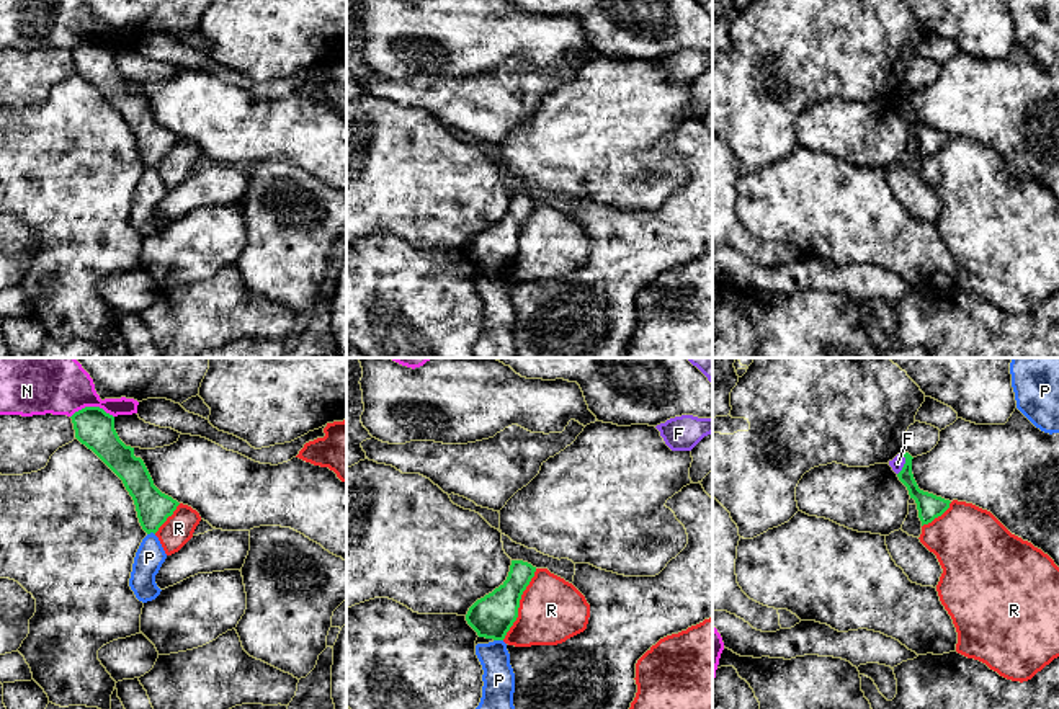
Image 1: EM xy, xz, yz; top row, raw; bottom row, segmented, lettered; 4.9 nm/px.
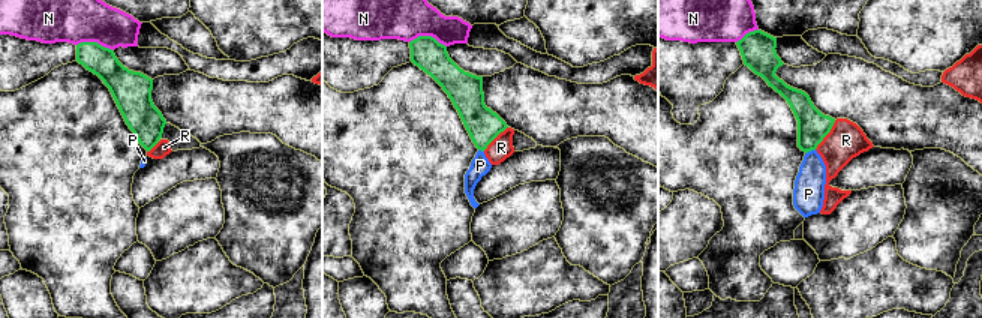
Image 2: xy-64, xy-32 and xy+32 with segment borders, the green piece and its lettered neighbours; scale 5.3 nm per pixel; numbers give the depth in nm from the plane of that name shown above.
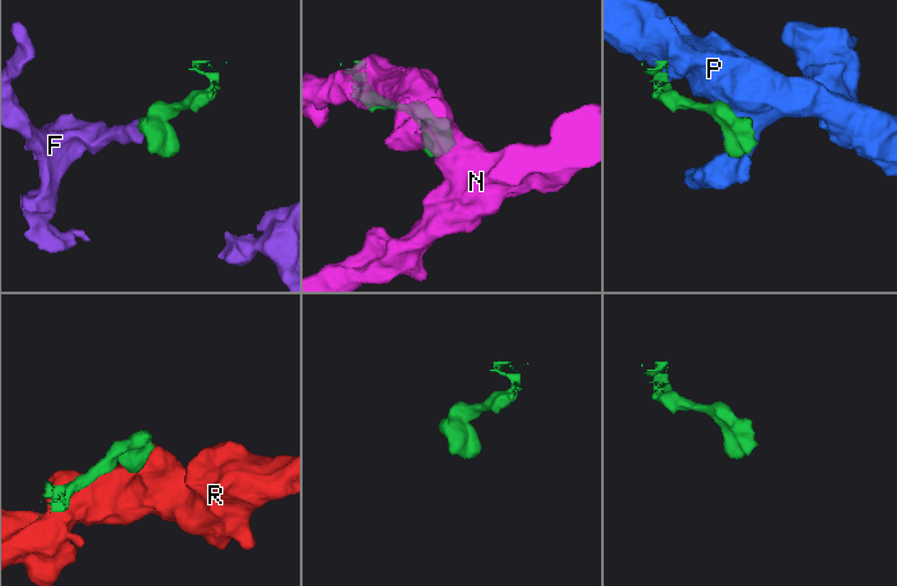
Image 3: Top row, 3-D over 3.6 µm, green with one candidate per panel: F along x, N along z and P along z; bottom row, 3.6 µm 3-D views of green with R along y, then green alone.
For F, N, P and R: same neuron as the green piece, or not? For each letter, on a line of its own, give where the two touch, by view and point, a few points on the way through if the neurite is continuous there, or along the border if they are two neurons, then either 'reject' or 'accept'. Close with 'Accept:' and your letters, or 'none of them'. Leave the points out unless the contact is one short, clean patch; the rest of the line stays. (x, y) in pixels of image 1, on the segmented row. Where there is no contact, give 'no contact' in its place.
F: contact yz (906, 463); border yz (904, 451), (904, 466), (898, 474); reject
N: contact xy (92, 407); reject
P: contact xz (499, 639); border xz (494, 639), (502, 641); reject
R: contact xz (518, 605); border xz (536, 569), (522, 595), (518, 616), (502, 639); reject
Accept: none of them

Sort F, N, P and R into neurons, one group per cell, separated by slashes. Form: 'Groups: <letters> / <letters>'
Groups: F / N / P / R

